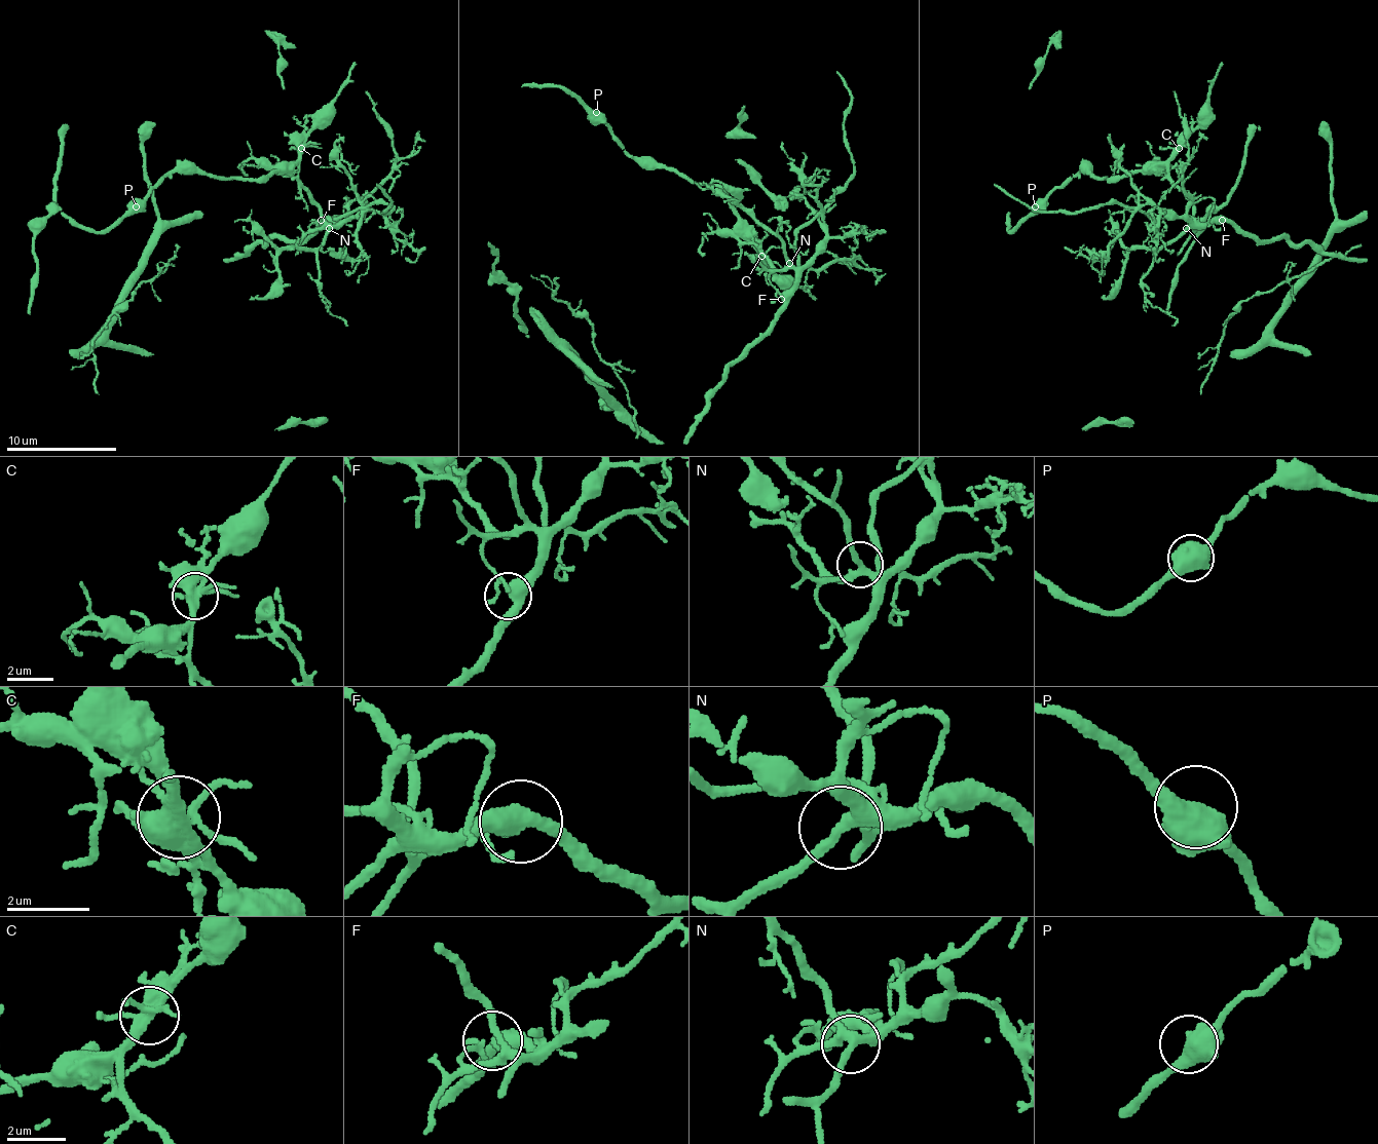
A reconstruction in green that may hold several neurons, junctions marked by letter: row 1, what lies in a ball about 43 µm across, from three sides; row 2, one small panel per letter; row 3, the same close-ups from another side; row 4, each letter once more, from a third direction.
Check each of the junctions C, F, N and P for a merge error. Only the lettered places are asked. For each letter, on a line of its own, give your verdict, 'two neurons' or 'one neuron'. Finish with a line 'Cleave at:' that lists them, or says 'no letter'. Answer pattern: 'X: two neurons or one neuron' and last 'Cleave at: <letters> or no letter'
C: two neurons
F: one neuron
N: one neuron
P: one neuron
Cleave at: C

